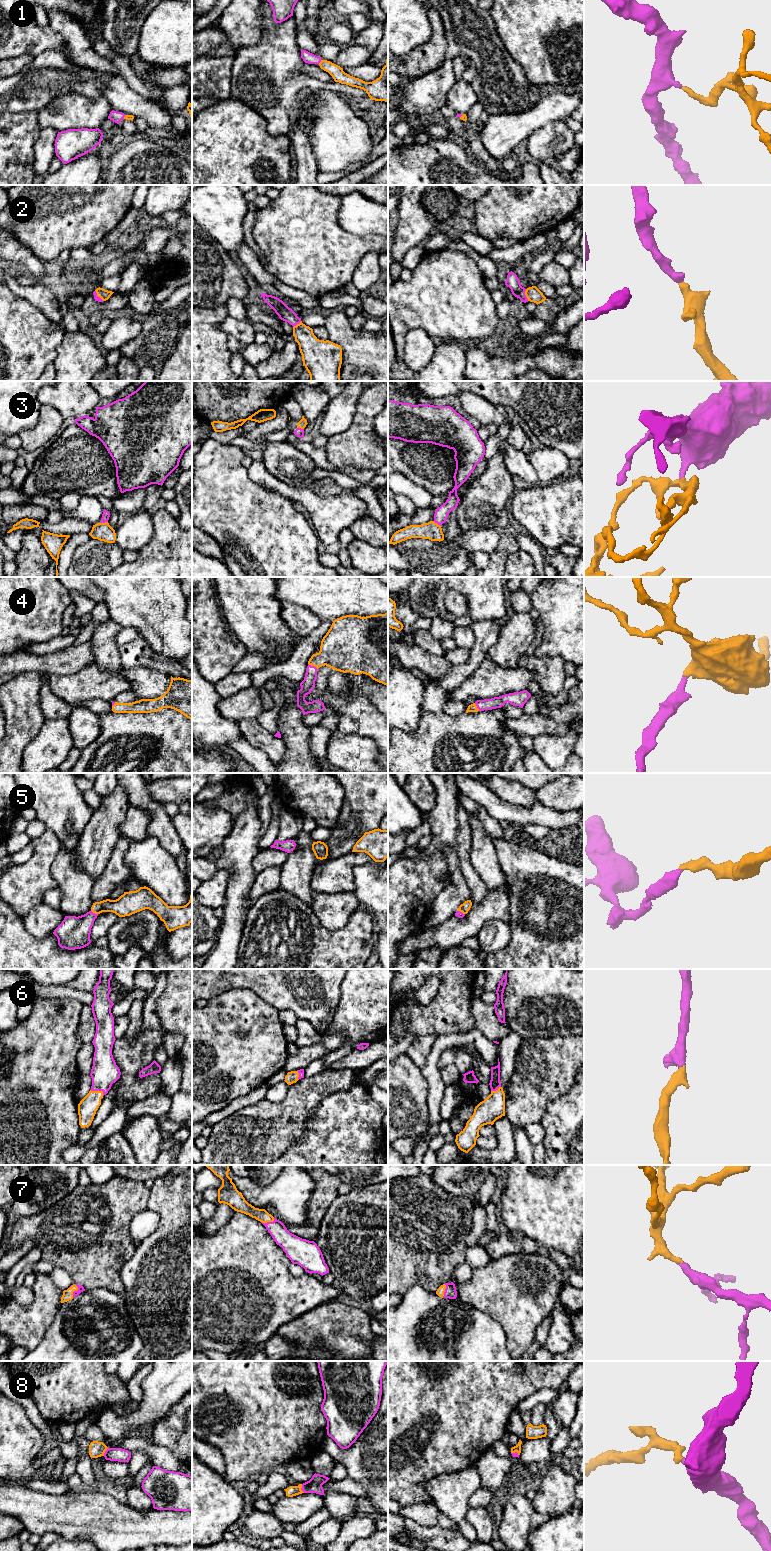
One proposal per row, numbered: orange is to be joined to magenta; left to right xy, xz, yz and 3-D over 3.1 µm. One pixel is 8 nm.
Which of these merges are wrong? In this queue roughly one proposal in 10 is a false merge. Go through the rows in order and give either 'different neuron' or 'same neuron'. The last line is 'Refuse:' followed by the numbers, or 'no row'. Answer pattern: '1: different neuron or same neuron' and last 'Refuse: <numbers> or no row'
1: same neuron
2: same neuron
3: same neuron
4: same neuron
5: same neuron
6: same neuron
7: same neuron
8: same neuron
Refuse: no row

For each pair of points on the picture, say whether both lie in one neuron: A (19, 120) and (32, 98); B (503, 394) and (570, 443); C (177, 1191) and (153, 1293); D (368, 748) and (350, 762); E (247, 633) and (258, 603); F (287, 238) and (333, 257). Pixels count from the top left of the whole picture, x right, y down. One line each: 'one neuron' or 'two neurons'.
A: two neurons
B: one neuron
C: one neuron
D: one neuron
E: one neuron
F: one neuron

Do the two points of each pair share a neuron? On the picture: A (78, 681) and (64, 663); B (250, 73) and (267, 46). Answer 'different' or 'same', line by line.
A: different
B: same

